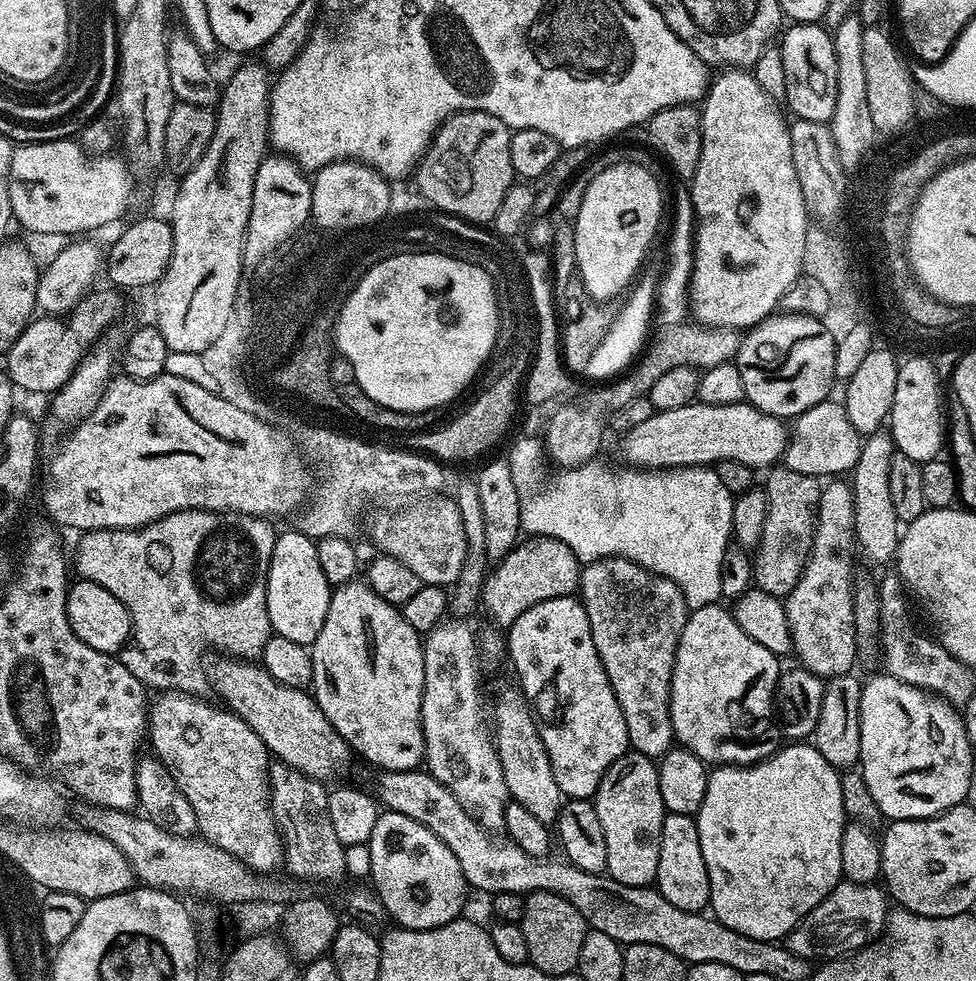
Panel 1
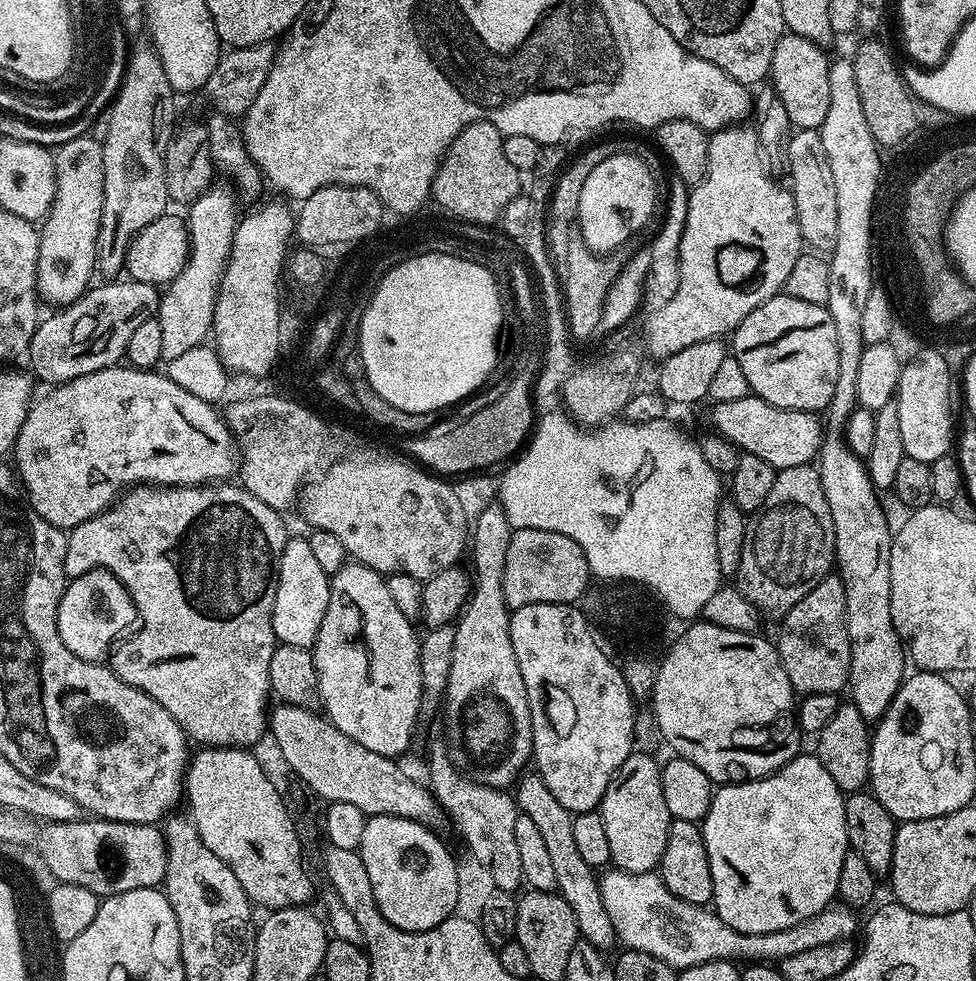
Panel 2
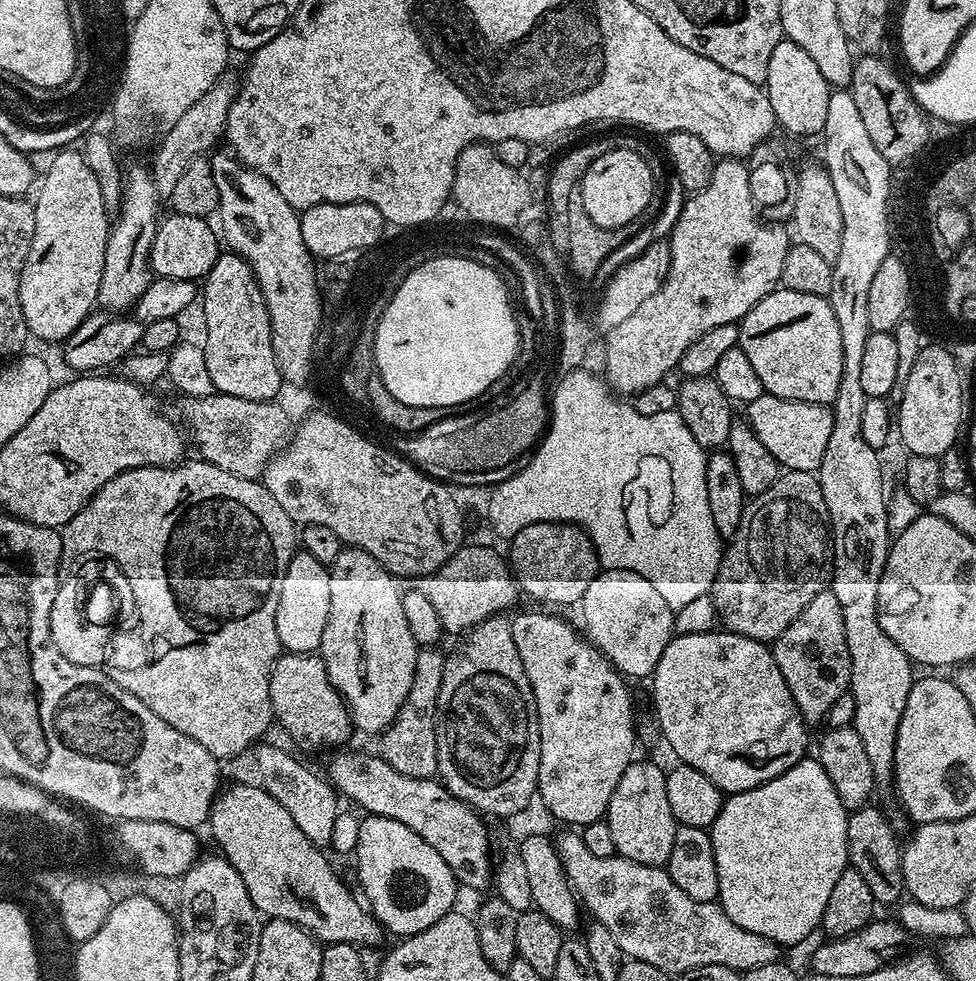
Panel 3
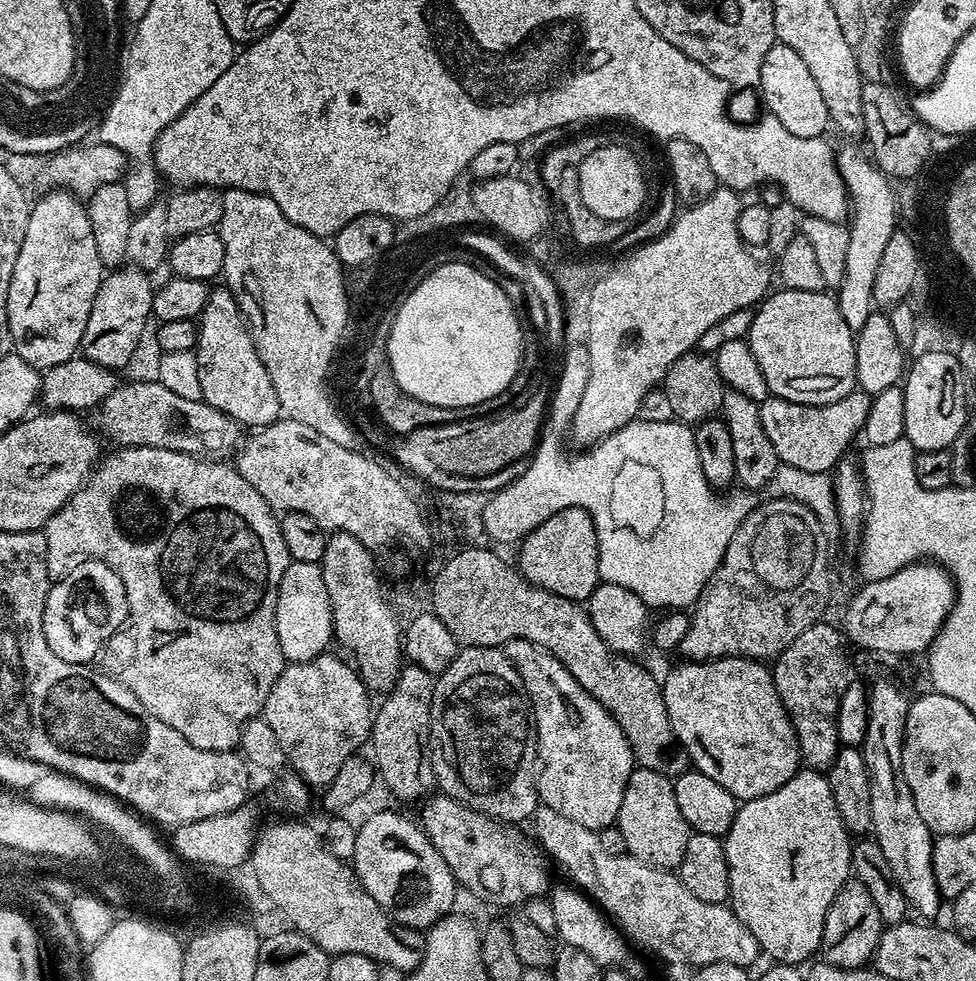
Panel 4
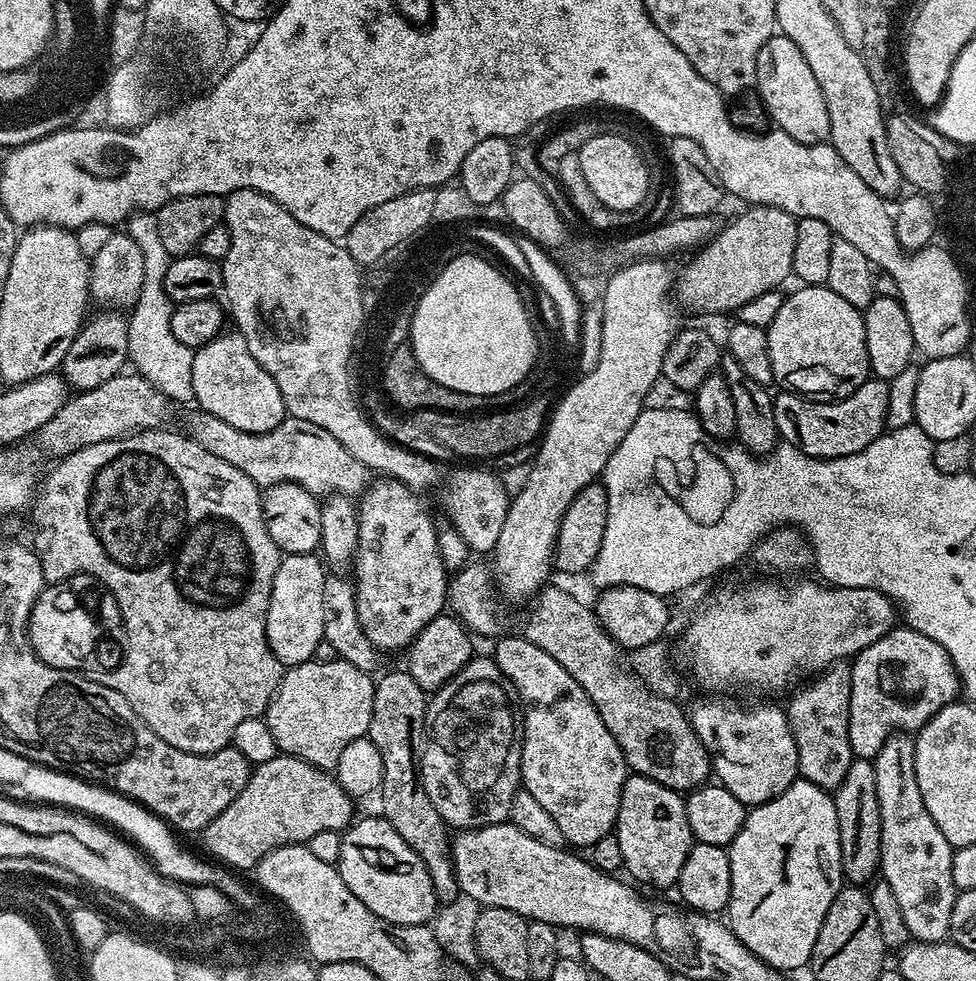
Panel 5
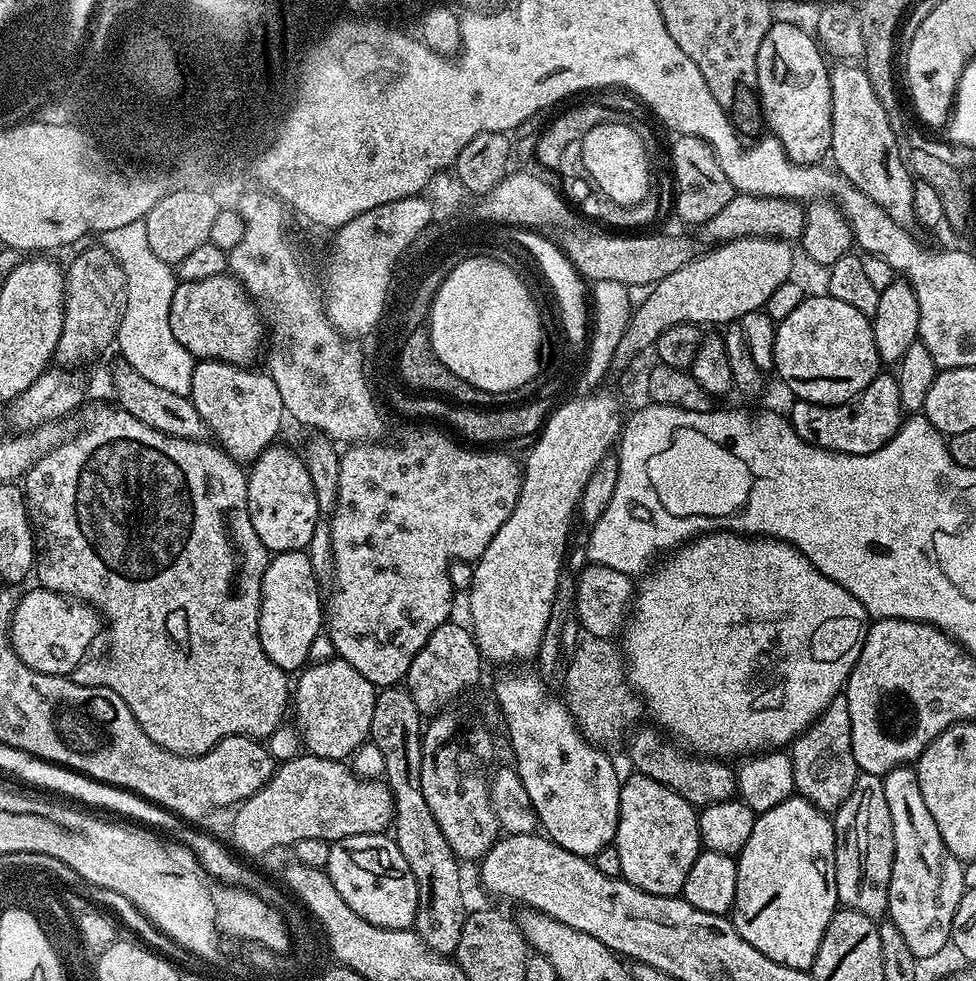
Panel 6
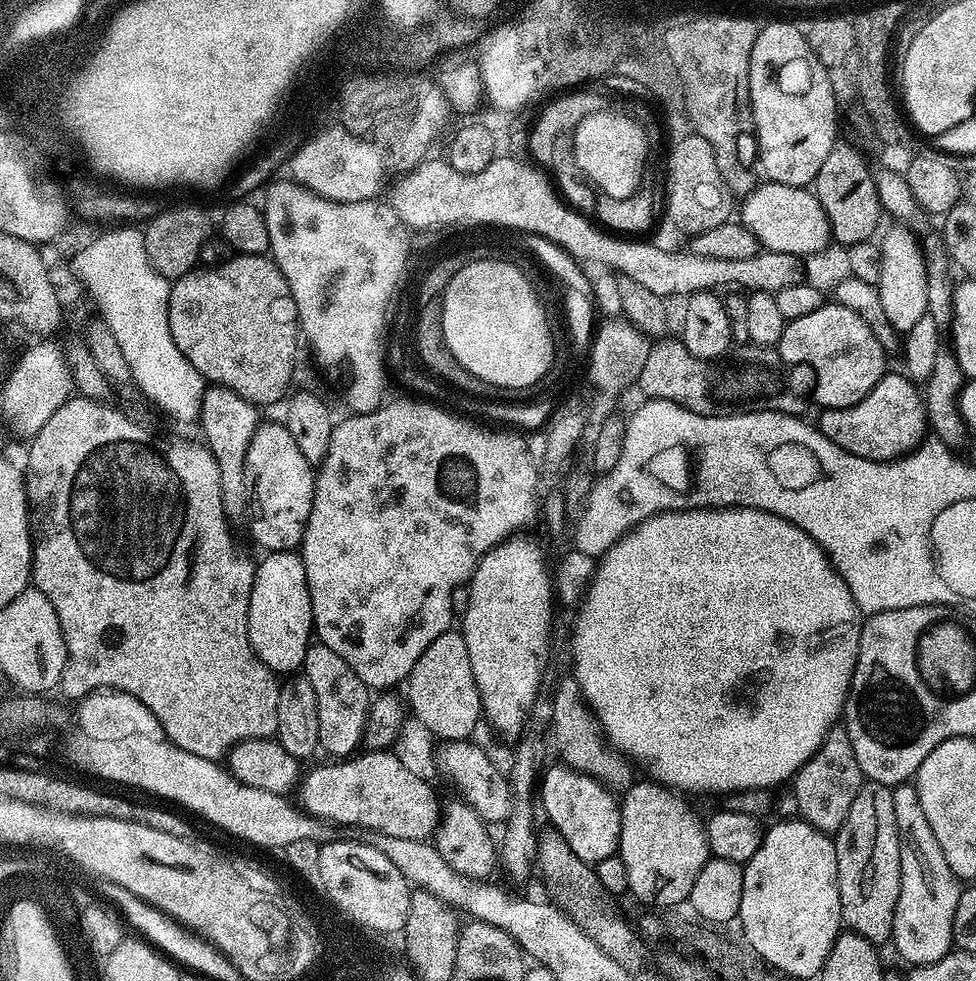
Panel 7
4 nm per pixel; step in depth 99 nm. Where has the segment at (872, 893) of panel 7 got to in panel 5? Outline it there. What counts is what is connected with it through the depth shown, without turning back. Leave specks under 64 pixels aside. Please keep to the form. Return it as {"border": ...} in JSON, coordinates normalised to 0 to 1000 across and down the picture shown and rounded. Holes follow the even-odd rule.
{"border":[[[874,774],[871,785],[867,785],[867,793],[863,793],[863,801],[855,804],[855,814],[859,830],[866,898],[873,903],[888,902],[899,892],[902,883],[902,855],[904,854],[897,778],[893,775]]]}

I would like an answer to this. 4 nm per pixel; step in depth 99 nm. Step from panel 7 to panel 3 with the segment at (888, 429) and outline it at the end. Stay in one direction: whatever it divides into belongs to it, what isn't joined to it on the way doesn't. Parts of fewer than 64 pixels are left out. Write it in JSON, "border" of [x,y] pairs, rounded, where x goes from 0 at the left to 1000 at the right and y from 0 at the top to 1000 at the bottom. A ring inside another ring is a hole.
{"border":[[[781,403],[773,406],[764,414],[764,429],[770,436],[773,442],[777,444],[785,458],[796,469],[800,478],[809,481],[830,481],[835,482],[842,471],[842,463],[846,463],[846,454],[850,452],[850,438],[855,438],[855,426],[852,417],[846,412],[835,412],[834,410],[822,410],[821,408],[806,408],[796,404]]]}

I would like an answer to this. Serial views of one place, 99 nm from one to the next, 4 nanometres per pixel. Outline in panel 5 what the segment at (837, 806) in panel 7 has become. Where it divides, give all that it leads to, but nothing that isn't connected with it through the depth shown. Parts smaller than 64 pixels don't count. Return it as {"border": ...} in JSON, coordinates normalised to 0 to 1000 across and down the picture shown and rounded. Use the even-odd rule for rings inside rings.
{"border":[[[865,675],[855,677],[821,696],[815,702],[817,705],[813,707],[811,715],[805,718],[811,751],[818,760],[819,794],[829,795],[834,801],[845,805],[863,801],[863,793],[867,793],[867,785],[871,785],[875,774],[869,739],[872,698],[872,680]]]}

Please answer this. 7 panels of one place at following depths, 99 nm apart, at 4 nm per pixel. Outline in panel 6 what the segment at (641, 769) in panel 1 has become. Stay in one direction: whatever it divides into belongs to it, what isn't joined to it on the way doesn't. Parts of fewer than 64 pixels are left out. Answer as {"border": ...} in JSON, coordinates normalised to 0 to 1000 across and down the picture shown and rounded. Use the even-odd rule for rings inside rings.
{"border":[[[648,789],[635,801],[635,833],[629,863],[637,878],[635,893],[671,913],[697,913],[703,891],[719,867],[717,834],[703,813],[670,793]]]}

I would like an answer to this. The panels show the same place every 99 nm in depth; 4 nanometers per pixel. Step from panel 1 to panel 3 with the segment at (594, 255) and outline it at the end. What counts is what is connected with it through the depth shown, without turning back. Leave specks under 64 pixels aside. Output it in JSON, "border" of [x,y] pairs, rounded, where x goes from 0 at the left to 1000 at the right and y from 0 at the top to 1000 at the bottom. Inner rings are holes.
{"border":[[[627,152],[623,157],[617,157],[599,175],[592,191],[596,200],[596,209],[606,225],[619,232],[641,230],[642,227],[654,224],[658,214],[673,195],[672,183],[668,180],[665,164],[655,159],[650,153]]]}

